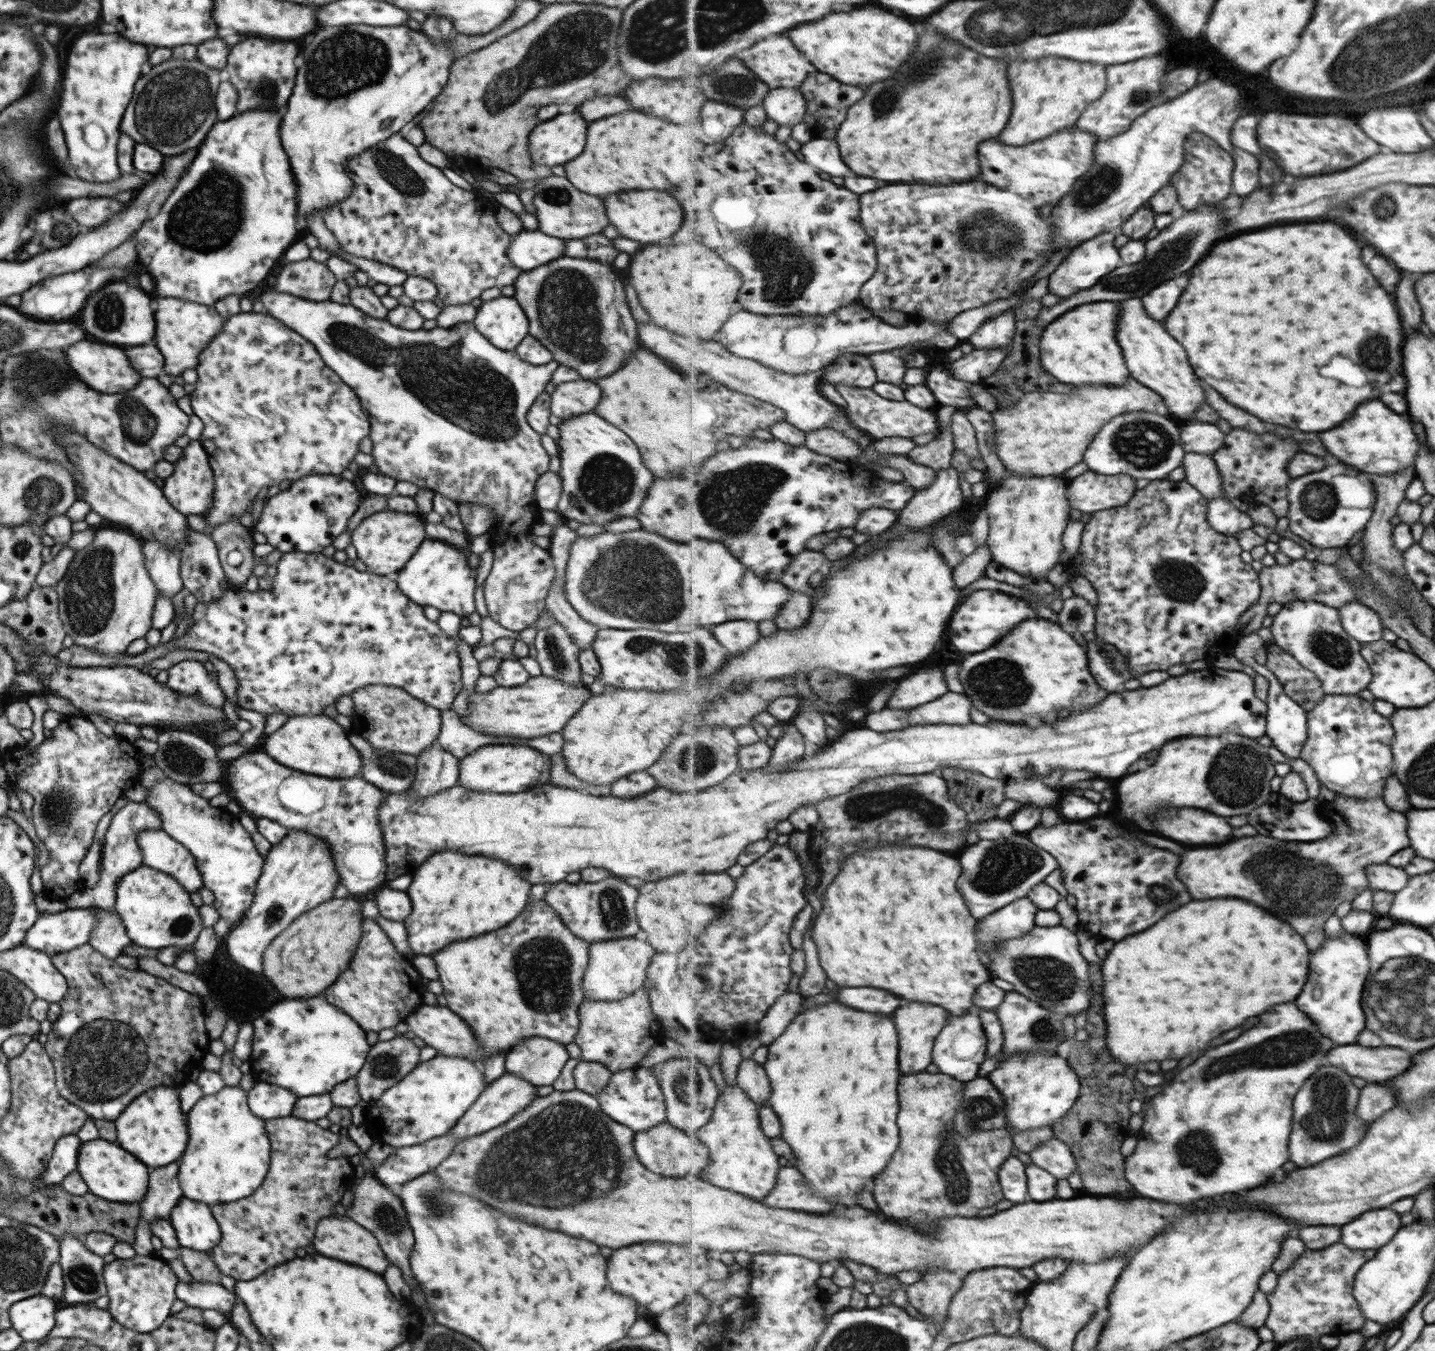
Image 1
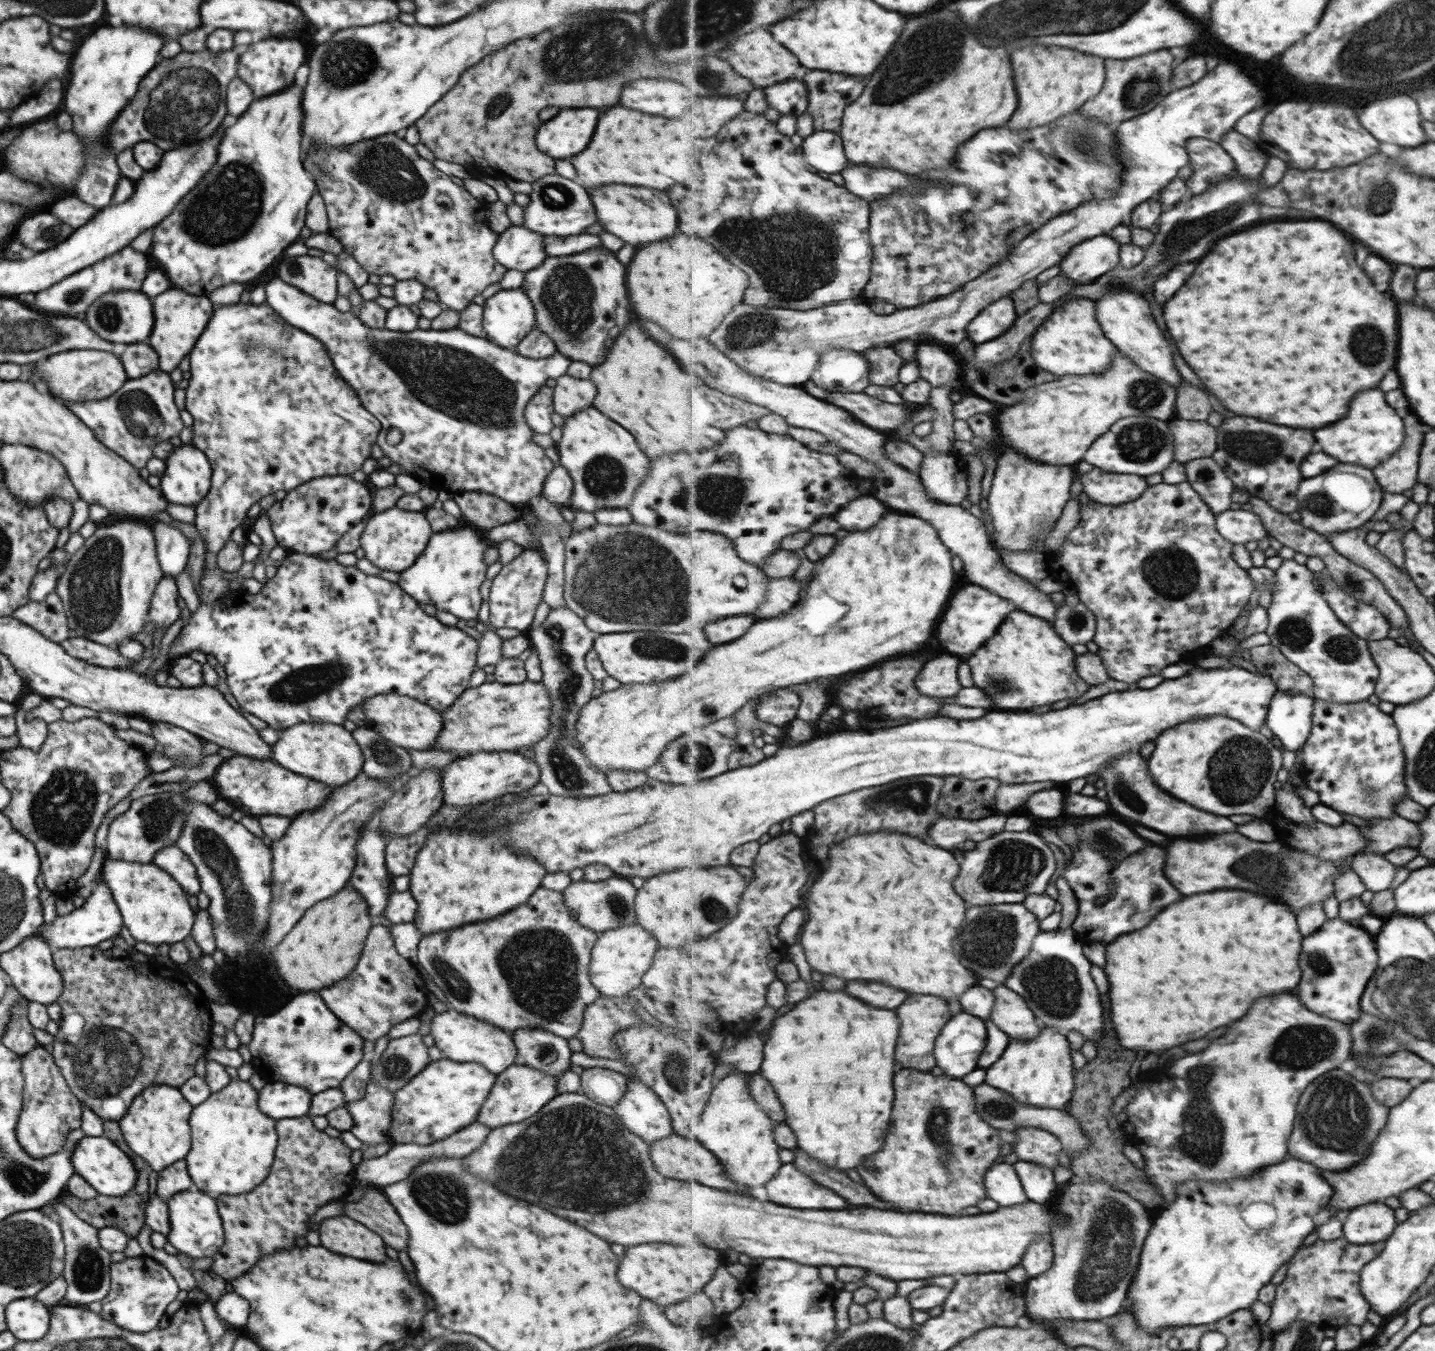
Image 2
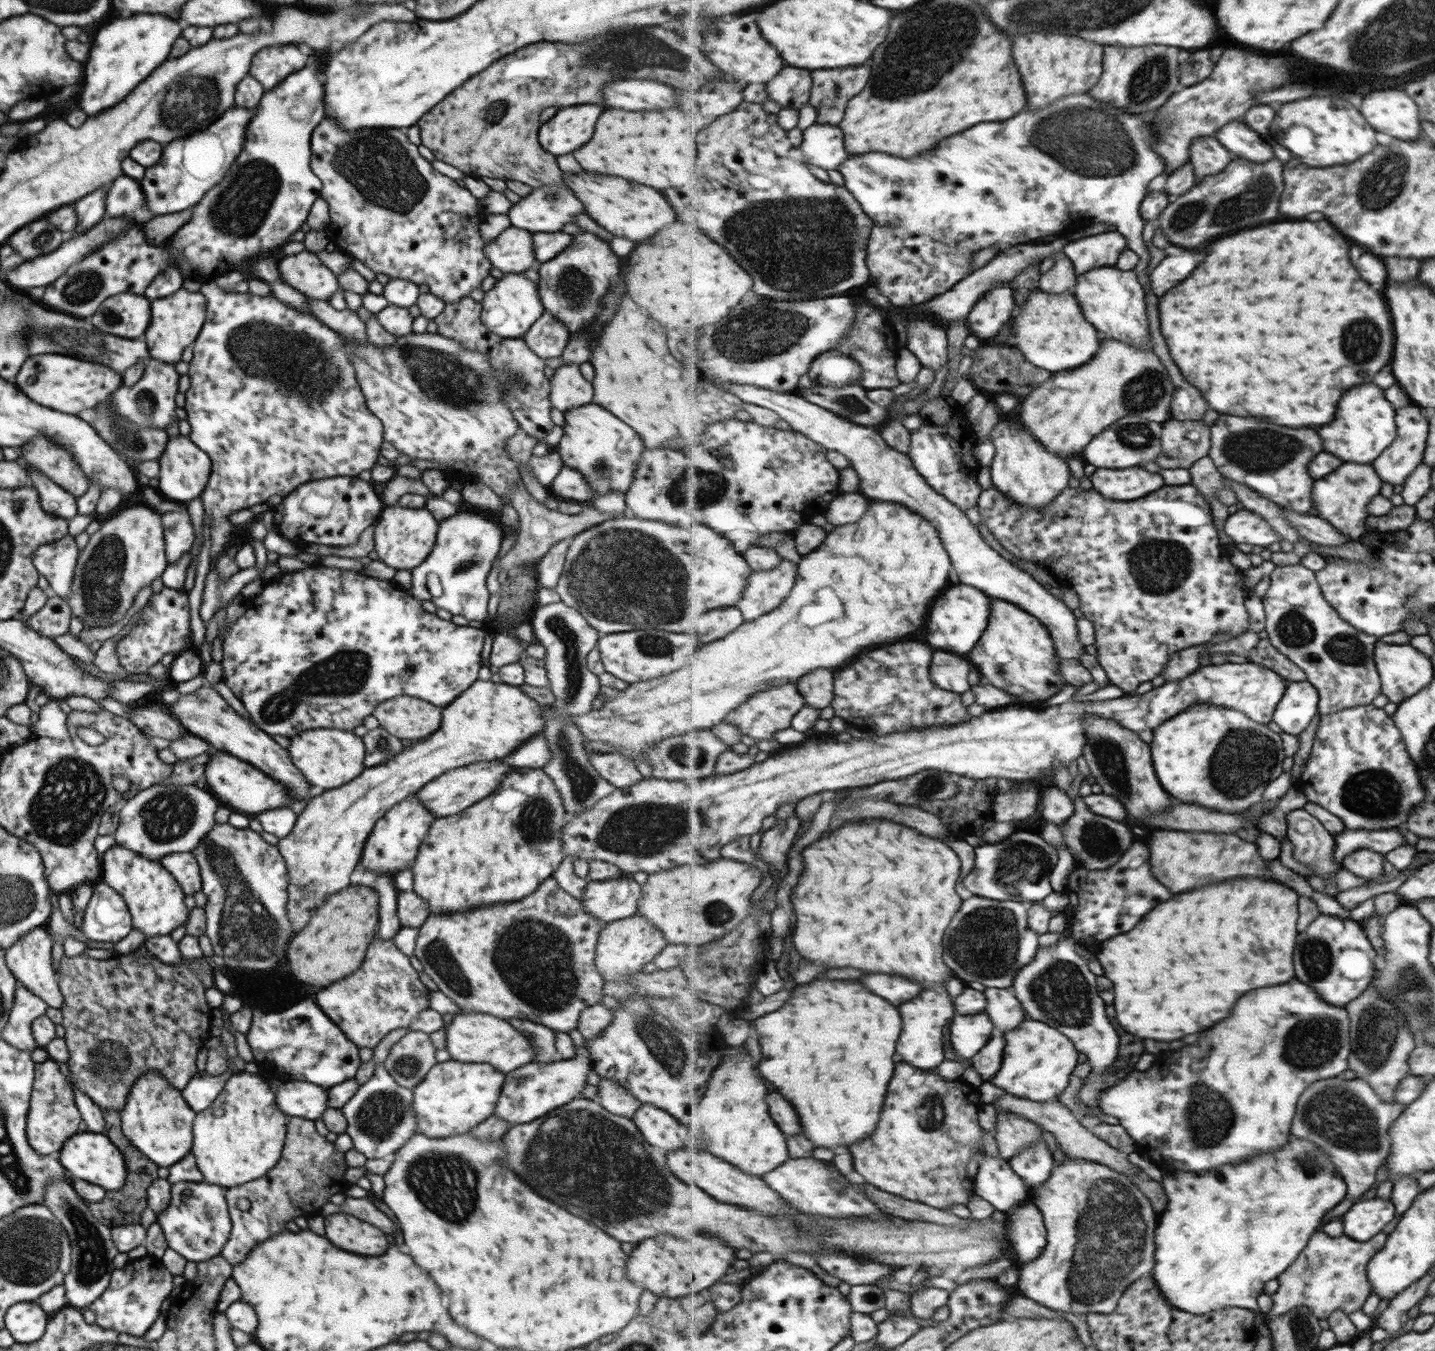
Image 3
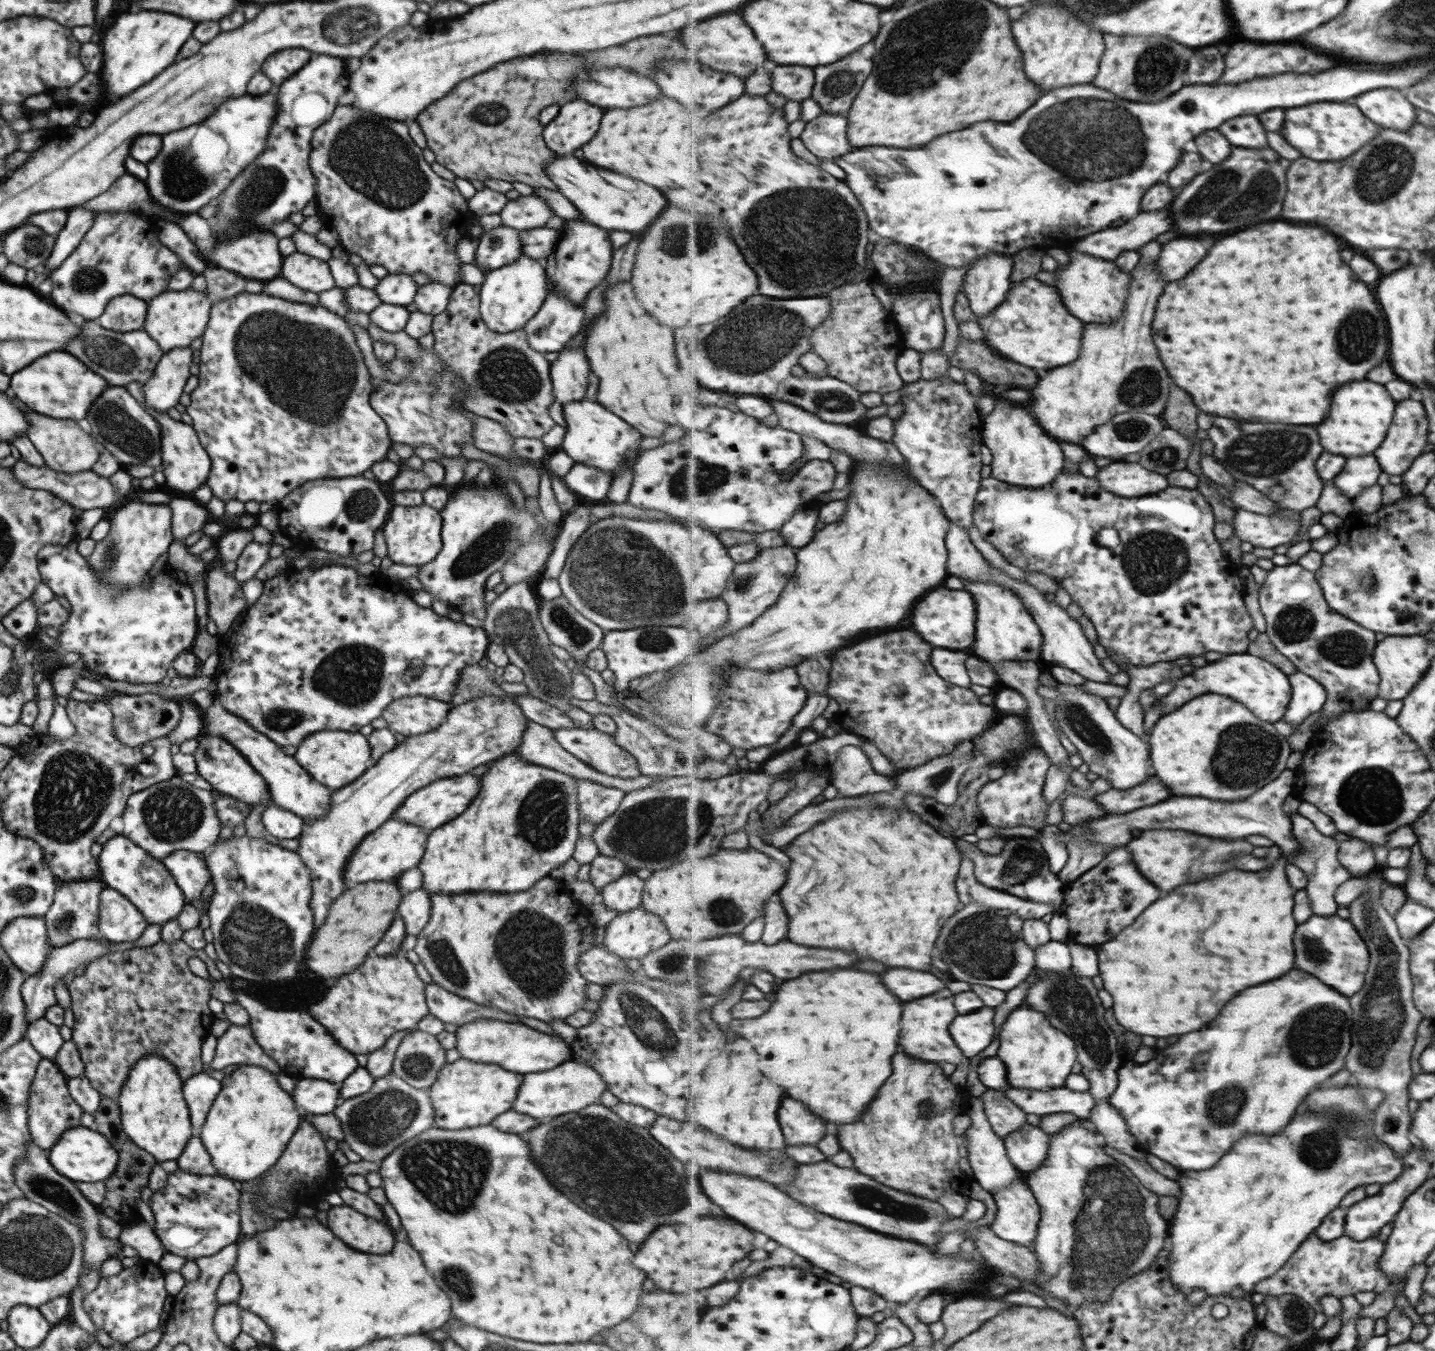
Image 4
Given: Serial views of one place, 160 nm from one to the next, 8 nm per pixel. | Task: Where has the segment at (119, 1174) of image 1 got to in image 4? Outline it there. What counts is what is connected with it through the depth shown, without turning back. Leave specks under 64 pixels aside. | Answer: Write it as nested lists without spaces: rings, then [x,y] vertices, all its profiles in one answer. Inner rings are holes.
[[[80,1124],[61,1133],[59,1140],[46,1153],[49,1163],[57,1170],[57,1173],[74,1183],[105,1182],[111,1173],[115,1172],[118,1160],[117,1152],[101,1134],[94,1131],[93,1127],[83,1128]]]

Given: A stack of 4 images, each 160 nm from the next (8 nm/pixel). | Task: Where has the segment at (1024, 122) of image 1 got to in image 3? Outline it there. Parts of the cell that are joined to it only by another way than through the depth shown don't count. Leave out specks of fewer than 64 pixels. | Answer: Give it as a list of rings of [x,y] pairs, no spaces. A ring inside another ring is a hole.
[[[1031,32],[1015,38],[1015,60],[1019,70],[1023,72],[1023,80],[1027,80],[1027,92],[1031,92],[1031,110],[1045,108],[1055,100],[1069,96],[1069,94],[1085,94],[1091,90],[1103,74],[1103,45],[1093,44],[1079,36],[1065,36],[1065,34],[1051,34],[1051,32]]]

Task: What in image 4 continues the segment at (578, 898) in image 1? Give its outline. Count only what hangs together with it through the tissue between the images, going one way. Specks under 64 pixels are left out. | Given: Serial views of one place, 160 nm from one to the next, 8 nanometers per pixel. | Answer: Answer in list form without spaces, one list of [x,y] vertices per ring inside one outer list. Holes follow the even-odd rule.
[[[628,871],[617,880],[606,884],[596,898],[607,908],[622,913],[640,906],[643,887],[644,880],[634,875],[634,872]]]

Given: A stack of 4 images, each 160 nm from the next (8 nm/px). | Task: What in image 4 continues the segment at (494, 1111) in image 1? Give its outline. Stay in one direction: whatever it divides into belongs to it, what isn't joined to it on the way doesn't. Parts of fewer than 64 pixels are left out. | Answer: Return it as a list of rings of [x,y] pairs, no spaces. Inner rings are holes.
[[[571,1058],[559,1064],[551,1070],[543,1072],[528,1072],[523,1074],[523,1082],[519,1088],[519,1094],[515,1096],[515,1104],[511,1106],[515,1112],[541,1120],[541,1118],[553,1118],[560,1114],[579,1112],[590,1104],[599,1103],[599,1096],[606,1089],[598,1072],[581,1062],[575,1062]]]

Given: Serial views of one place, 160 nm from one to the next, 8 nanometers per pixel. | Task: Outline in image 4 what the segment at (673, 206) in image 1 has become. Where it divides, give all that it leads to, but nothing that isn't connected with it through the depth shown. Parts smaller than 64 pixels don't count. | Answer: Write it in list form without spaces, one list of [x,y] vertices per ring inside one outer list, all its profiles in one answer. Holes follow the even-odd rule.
[[[555,158],[545,166],[547,178],[555,184],[555,188],[581,212],[581,216],[605,230],[623,230],[623,232],[643,232],[651,220],[663,210],[665,198],[651,186],[643,182],[635,182],[633,190],[621,190],[609,182],[609,178],[601,176],[601,168],[595,168],[587,162],[579,162],[577,158]]]

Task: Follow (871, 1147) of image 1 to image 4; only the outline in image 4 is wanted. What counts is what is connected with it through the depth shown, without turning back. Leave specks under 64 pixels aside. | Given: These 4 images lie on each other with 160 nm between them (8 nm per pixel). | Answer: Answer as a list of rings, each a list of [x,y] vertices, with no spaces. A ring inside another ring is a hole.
[[[823,970],[823,972],[809,972],[809,974],[805,974],[805,976],[797,978],[797,980],[785,982],[779,988],[779,998],[773,1002],[773,1008],[767,1014],[763,1014],[761,1018],[735,1018],[728,1024],[728,1028],[734,1030],[734,1032],[739,1032],[741,1036],[745,1036],[747,1040],[751,1040],[755,1044],[757,1052],[761,1054],[761,1062],[759,1062],[761,1072],[765,1072],[765,1076],[773,1078],[777,1084],[783,1084],[783,1088],[787,1088],[787,1096],[805,1102],[815,1114],[819,1114],[825,1120],[831,1120],[835,1124],[851,1124],[851,1122],[861,1120],[863,1112],[873,1102],[873,1098],[877,1096],[879,1088],[893,1074],[891,1060],[899,1052],[899,1032],[901,1032],[899,1024],[901,1024],[901,1014],[903,1014],[901,1006],[903,1006],[901,1000],[887,990],[887,986],[883,984],[879,974],[869,974],[869,972],[863,972],[863,970]]]

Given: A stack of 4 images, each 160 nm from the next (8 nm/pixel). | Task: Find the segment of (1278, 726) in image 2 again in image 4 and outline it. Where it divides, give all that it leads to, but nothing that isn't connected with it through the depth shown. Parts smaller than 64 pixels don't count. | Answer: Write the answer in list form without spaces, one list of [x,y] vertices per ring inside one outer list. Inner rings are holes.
[[[1297,670],[1297,674],[1290,675],[1290,682],[1294,690],[1290,708],[1287,708],[1285,722],[1300,725],[1315,712],[1321,711],[1328,699],[1325,688],[1303,671]]]

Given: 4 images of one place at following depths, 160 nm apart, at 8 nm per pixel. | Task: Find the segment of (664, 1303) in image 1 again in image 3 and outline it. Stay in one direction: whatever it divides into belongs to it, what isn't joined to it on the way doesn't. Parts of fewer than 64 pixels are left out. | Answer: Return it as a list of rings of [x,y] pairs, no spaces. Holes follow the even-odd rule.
[[[657,1234],[639,1242],[627,1260],[627,1278],[641,1282],[643,1288],[657,1296],[677,1298],[685,1294],[699,1294],[721,1280],[735,1260],[735,1248],[723,1244],[721,1238],[713,1234],[703,1234],[701,1238],[673,1238],[667,1234]]]

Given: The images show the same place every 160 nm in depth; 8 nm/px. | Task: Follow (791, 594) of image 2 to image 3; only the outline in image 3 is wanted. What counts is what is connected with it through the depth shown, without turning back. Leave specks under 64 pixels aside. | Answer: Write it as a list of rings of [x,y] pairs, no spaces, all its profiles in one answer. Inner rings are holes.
[[[783,559],[779,566],[771,570],[753,571],[742,599],[737,603],[745,620],[762,618],[768,612],[781,607],[797,578],[798,564],[787,559]]]

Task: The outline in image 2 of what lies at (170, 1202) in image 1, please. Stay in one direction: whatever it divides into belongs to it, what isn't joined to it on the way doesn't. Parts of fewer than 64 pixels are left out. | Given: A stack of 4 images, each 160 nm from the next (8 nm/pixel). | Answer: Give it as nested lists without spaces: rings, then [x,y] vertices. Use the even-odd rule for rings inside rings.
[[[179,1160],[157,1172],[155,1196],[167,1202],[173,1194],[193,1188],[184,1160]]]

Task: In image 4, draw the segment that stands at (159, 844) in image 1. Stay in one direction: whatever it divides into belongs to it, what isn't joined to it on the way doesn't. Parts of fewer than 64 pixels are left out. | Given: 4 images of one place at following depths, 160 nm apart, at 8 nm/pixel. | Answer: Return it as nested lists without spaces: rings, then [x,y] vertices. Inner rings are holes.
[[[173,851],[159,861],[169,871],[185,903],[199,898],[201,890],[210,881],[210,872],[203,858],[206,852]]]

